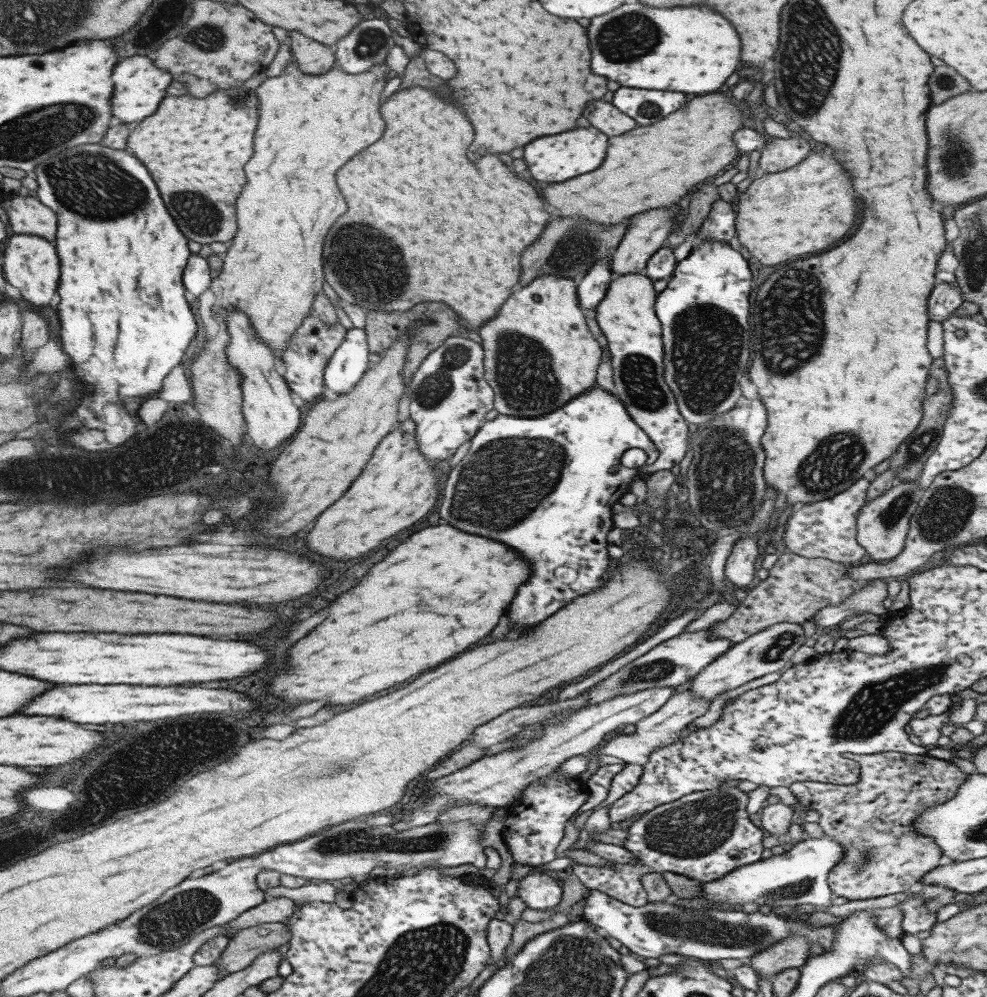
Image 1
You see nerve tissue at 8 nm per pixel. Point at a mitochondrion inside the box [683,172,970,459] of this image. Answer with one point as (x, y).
(797, 338)

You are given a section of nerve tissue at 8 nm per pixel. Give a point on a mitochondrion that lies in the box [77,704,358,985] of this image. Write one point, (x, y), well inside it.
(168, 923)

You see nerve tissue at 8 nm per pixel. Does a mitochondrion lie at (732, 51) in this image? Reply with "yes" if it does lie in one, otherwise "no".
no

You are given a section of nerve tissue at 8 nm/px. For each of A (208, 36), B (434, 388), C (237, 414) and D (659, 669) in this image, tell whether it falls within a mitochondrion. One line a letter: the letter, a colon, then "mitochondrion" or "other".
A: mitochondrion
B: mitochondrion
C: other
D: mitochondrion

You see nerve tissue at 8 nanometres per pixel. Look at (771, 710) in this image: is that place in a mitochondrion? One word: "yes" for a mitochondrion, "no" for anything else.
no

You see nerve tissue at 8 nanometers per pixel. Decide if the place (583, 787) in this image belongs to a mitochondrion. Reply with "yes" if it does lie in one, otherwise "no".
no

